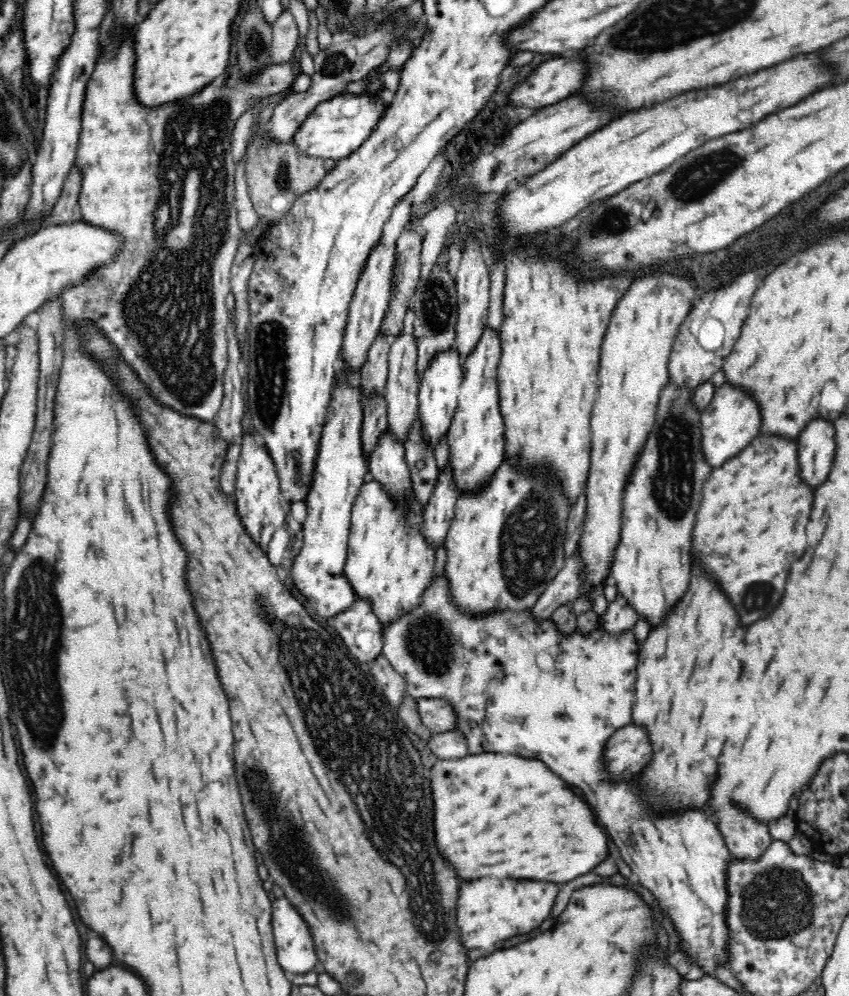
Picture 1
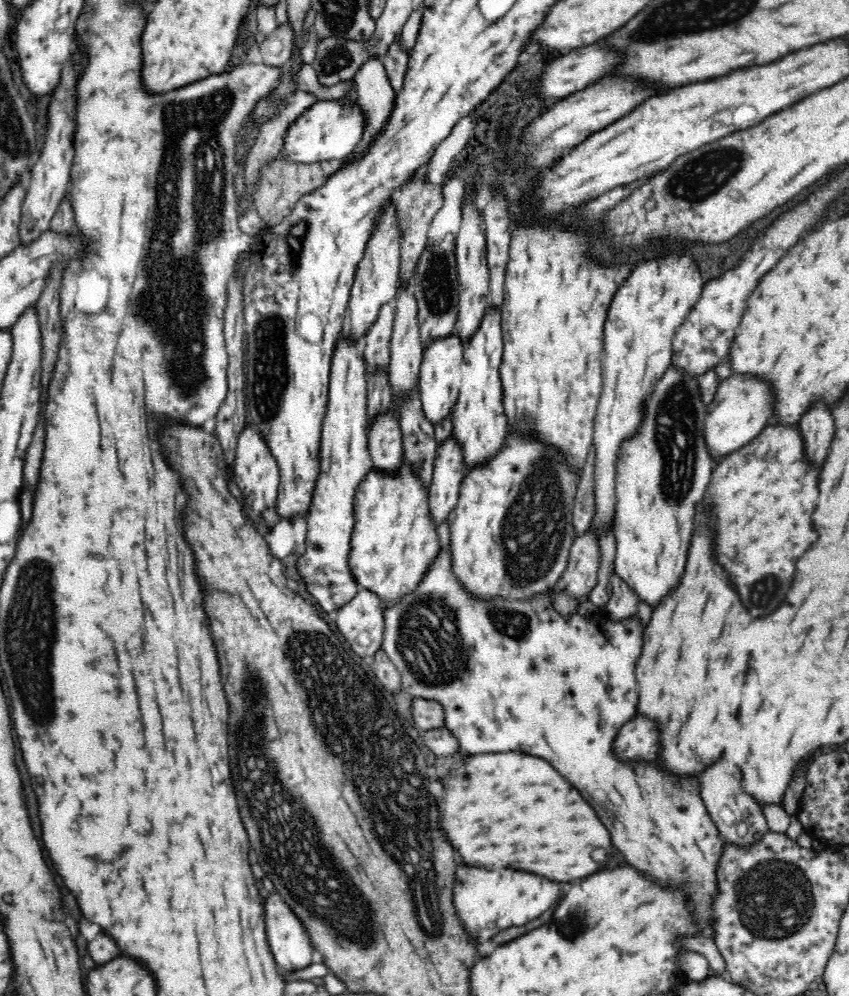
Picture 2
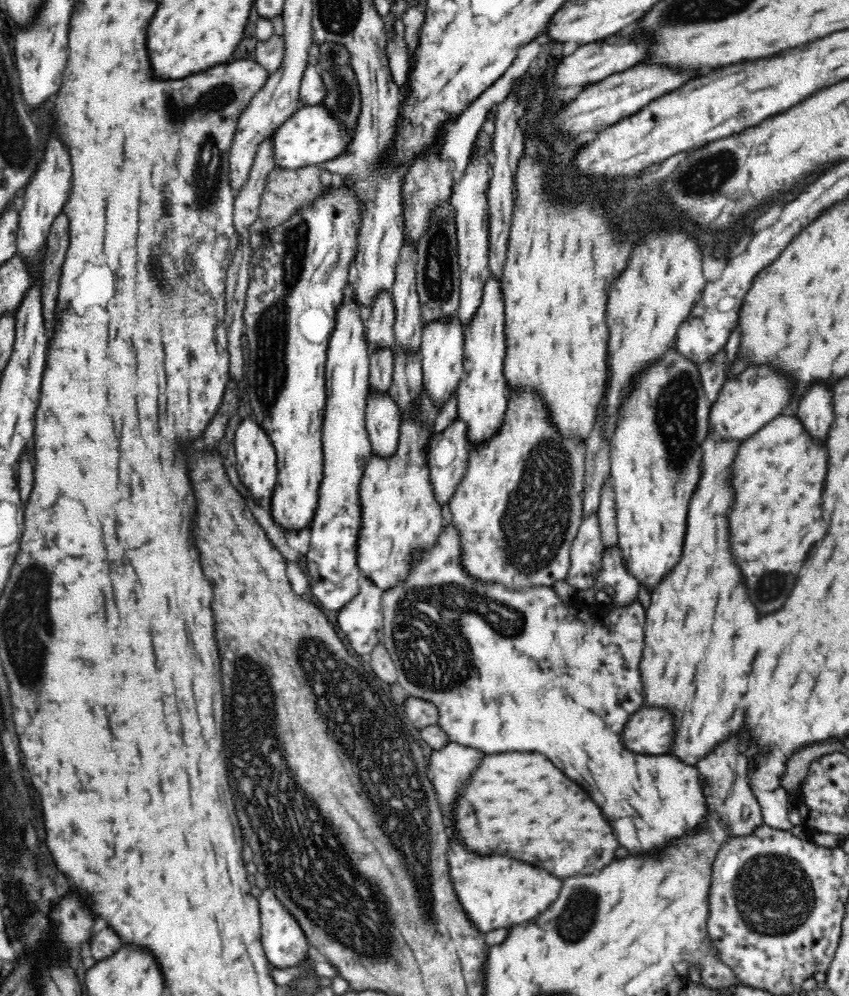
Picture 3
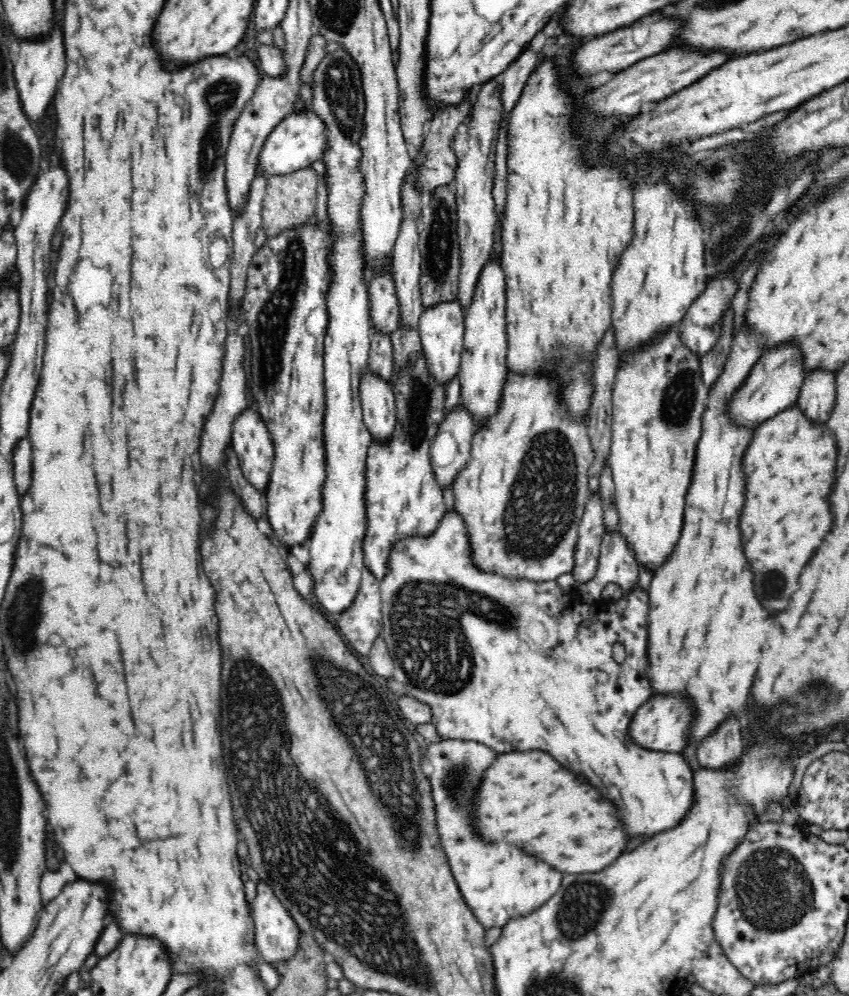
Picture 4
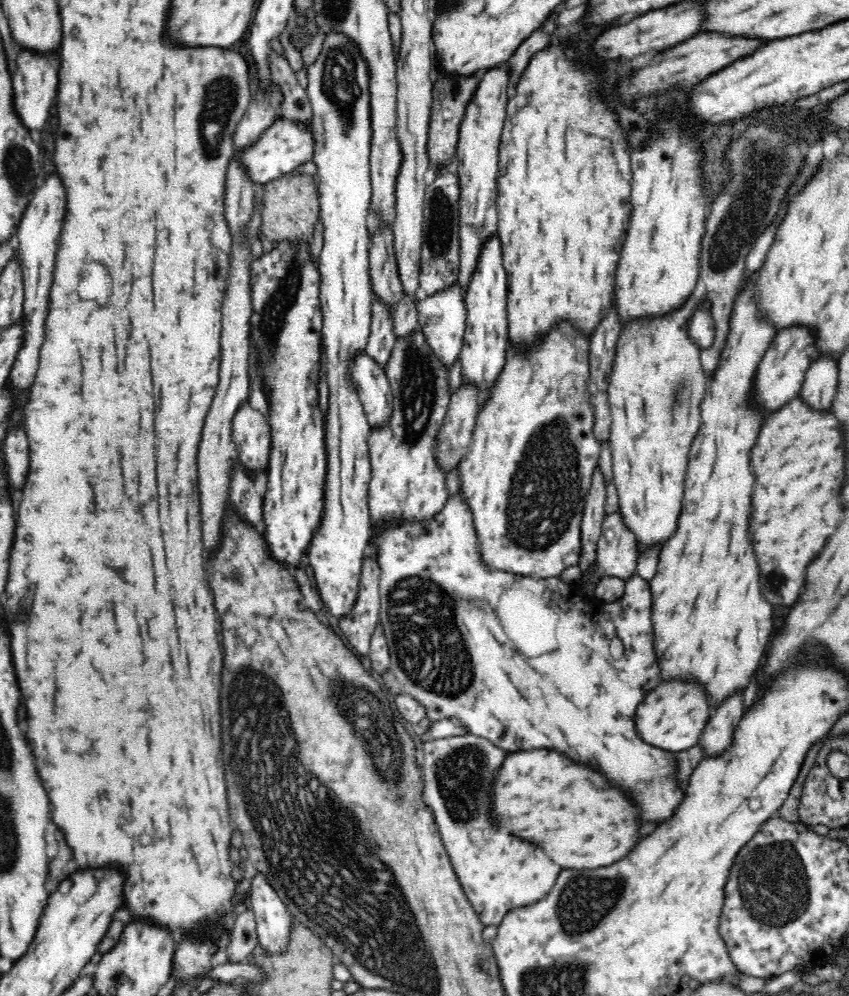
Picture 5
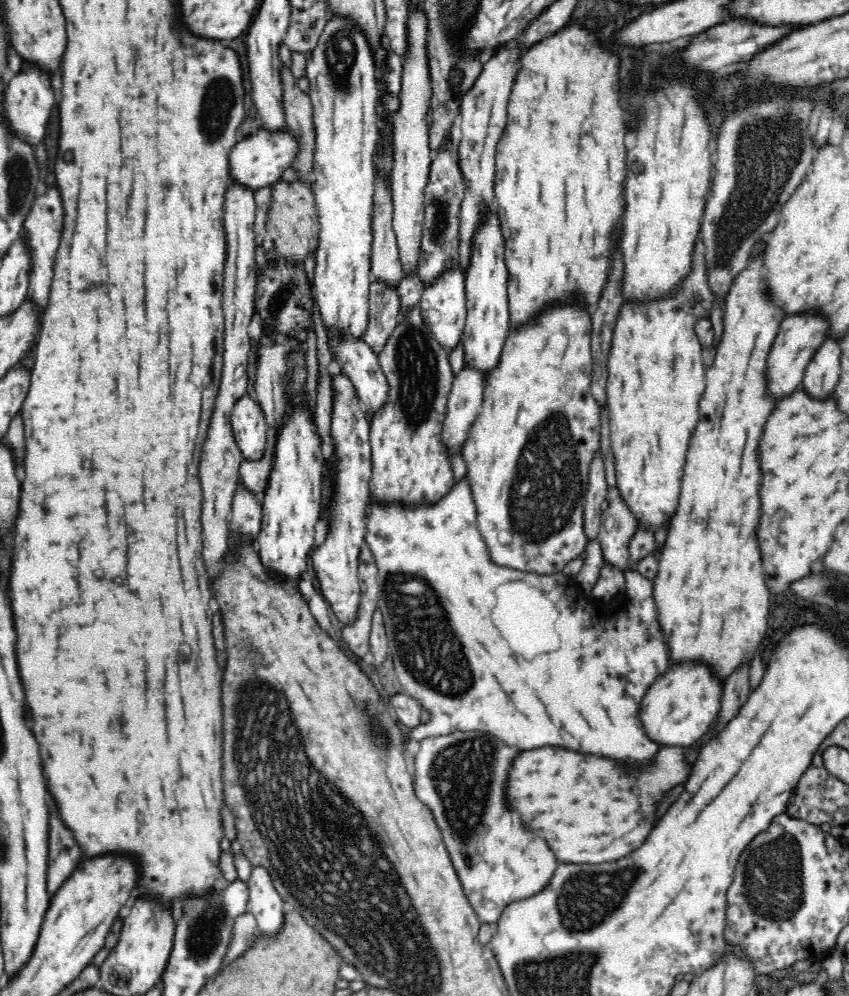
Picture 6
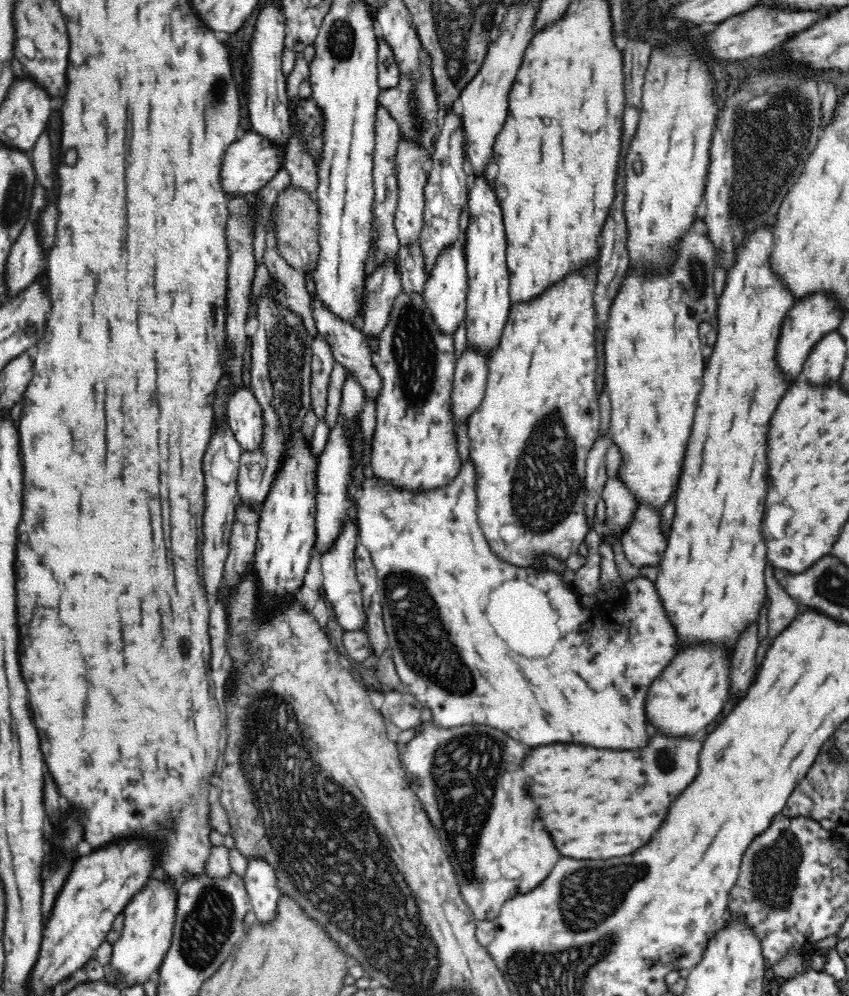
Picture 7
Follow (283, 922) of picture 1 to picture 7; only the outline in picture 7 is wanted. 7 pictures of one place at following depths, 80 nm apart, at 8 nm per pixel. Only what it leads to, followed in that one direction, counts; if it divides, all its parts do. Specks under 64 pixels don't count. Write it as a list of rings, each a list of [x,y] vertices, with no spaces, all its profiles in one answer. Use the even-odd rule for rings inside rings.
[[[249,859],[243,881],[256,918],[260,922],[272,922],[280,890],[276,888],[276,876],[270,864],[264,859]]]

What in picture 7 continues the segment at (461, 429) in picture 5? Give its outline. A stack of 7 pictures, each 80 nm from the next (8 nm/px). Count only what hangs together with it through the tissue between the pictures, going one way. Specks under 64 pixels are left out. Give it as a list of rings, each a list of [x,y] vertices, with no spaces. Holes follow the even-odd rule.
[[[472,347],[461,354],[456,361],[453,376],[450,412],[454,429],[466,424],[471,414],[481,405],[488,378],[488,360]]]

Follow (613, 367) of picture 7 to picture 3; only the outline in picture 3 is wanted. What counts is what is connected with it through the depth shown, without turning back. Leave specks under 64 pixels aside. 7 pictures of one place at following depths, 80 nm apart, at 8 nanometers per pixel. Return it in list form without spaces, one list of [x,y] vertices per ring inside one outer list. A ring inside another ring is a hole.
[[[674,344],[669,348],[669,351],[663,356],[663,359],[648,368],[644,374],[640,375],[635,383],[627,401],[623,404],[621,410],[621,419],[616,427],[611,446],[609,449],[610,461],[610,480],[613,481],[613,491],[615,493],[615,511],[616,511],[616,526],[618,534],[618,549],[620,549],[620,557],[622,557],[622,565],[626,567],[626,571],[636,578],[639,587],[647,589],[649,594],[656,592],[656,588],[664,582],[664,578],[668,578],[668,574],[672,574],[676,564],[679,563],[683,553],[683,546],[687,531],[687,516],[689,504],[692,496],[695,495],[695,490],[699,485],[699,480],[703,475],[703,442],[707,438],[708,427],[708,412],[712,402],[705,397],[704,389],[700,380],[699,368],[694,363],[684,359],[676,349]]]

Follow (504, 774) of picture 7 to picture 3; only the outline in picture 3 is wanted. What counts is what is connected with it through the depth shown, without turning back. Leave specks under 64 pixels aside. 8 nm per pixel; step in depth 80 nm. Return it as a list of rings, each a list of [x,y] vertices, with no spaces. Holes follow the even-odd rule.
[[[450,741],[446,748],[433,750],[429,757],[438,800],[446,808],[448,818],[446,826],[450,830],[452,830],[452,802],[458,794],[458,788],[470,776],[470,772],[476,770],[482,756],[484,753],[472,747]],[[452,834],[452,848],[450,848],[450,876],[456,897],[468,915],[472,925],[486,934],[491,930],[509,928],[532,921],[534,916],[544,912],[560,894],[562,880],[554,878],[546,870],[522,864],[512,858],[480,858],[468,852]]]

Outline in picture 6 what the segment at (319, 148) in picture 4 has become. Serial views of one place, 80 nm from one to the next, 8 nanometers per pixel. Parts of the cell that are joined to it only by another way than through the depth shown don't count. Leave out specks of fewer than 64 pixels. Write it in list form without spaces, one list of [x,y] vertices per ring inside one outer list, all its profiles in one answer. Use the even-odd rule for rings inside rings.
[[[286,126],[282,131],[260,129],[254,136],[238,140],[229,154],[229,177],[236,182],[256,191],[278,181],[284,172],[294,164],[299,153],[299,142],[296,135]]]

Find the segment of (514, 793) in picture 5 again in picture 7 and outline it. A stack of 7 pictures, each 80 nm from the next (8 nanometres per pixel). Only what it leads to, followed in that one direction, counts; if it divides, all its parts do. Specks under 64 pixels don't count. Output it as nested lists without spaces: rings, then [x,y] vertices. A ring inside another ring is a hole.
[[[649,728],[650,744],[640,752],[592,750],[576,744],[550,744],[530,750],[522,764],[528,798],[544,814],[544,828],[554,838],[562,856],[576,860],[606,860],[626,856],[648,844],[662,824],[670,804],[688,788],[698,774],[698,758],[703,743],[688,737],[666,737]]]

